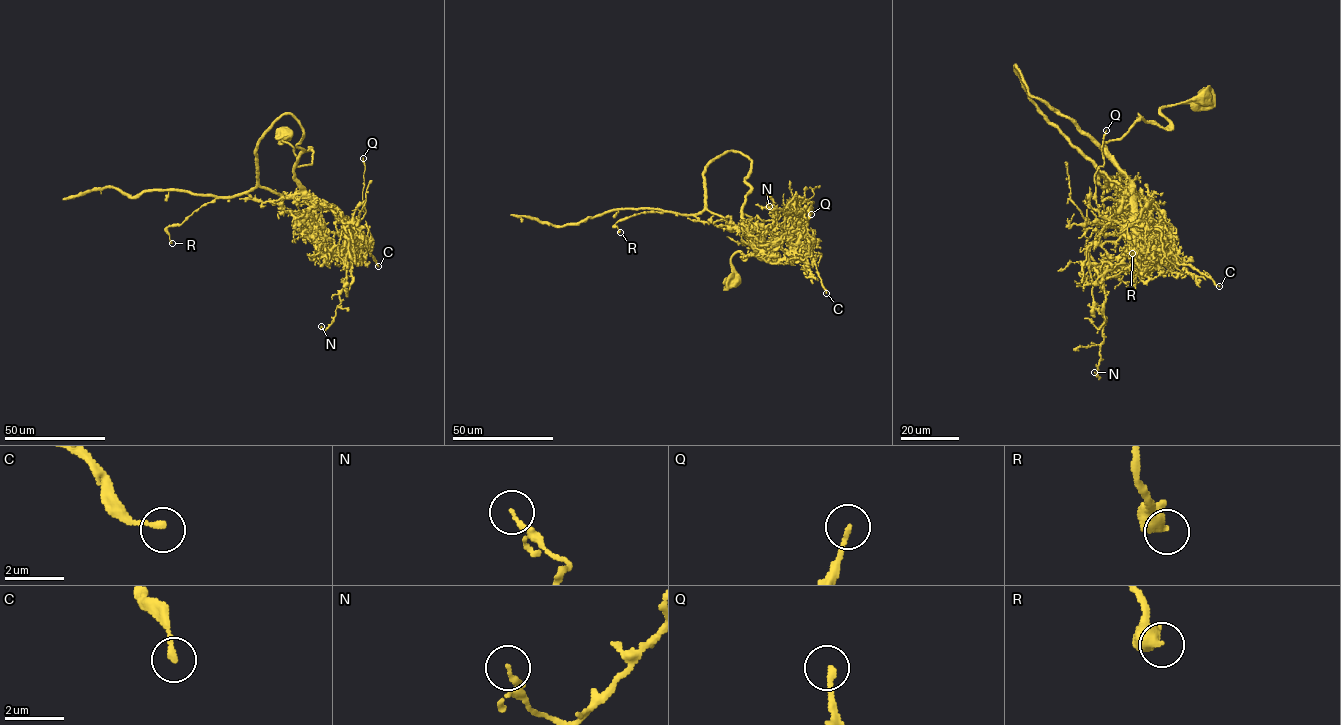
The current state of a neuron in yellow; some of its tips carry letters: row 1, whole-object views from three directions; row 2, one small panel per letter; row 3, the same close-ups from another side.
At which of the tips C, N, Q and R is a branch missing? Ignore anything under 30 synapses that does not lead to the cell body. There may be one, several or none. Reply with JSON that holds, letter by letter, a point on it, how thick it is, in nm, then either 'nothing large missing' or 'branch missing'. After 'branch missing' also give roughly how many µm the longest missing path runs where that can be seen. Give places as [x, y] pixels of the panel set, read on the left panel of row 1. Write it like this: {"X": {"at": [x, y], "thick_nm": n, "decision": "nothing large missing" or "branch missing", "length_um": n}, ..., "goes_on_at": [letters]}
{"C": {"at": [378, 266], "thick_nm": 200, "decision": "nothing large missing"}, "N": {"at": [321, 326], "thick_nm": 150, "decision": "nothing large missing"}, "Q": {"at": [363, 158], "thick_nm": 160, "decision": "nothing large missing"}, "R": {"at": [172, 243], "thick_nm": 550, "decision": "nothing large missing"}, "goes_on_at": []}

